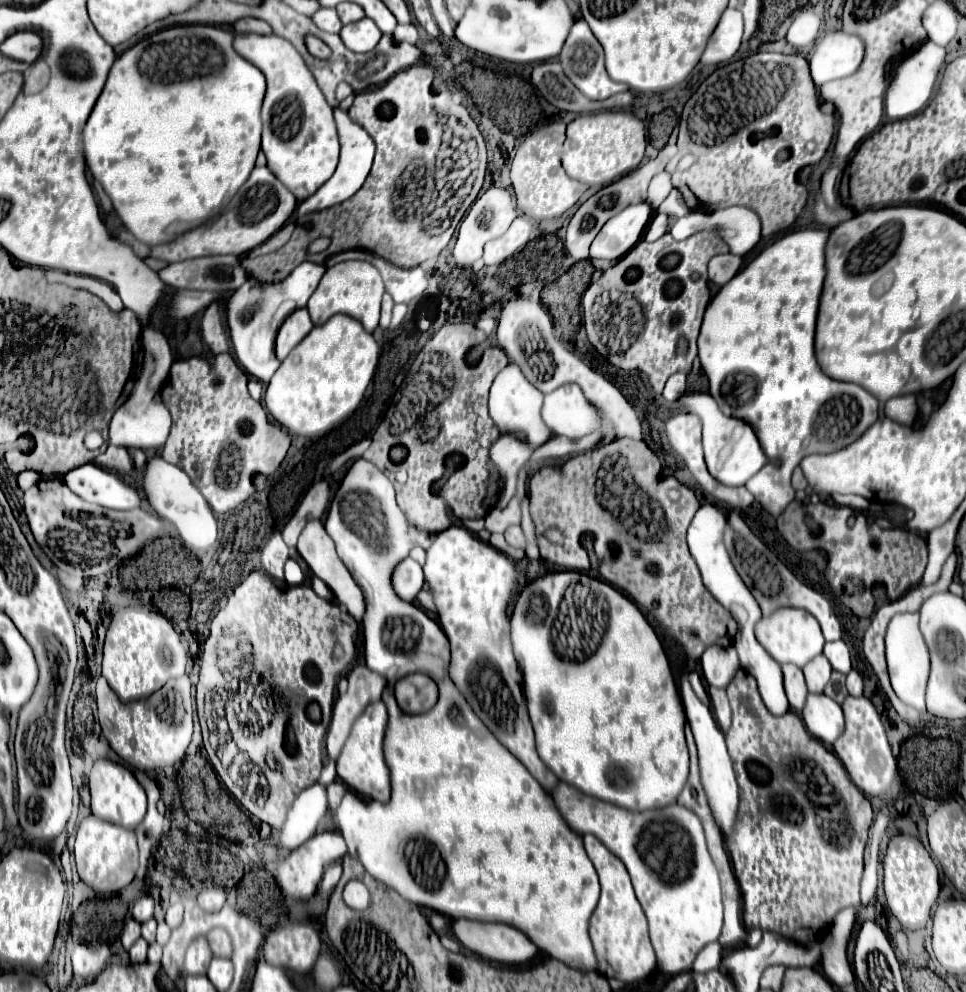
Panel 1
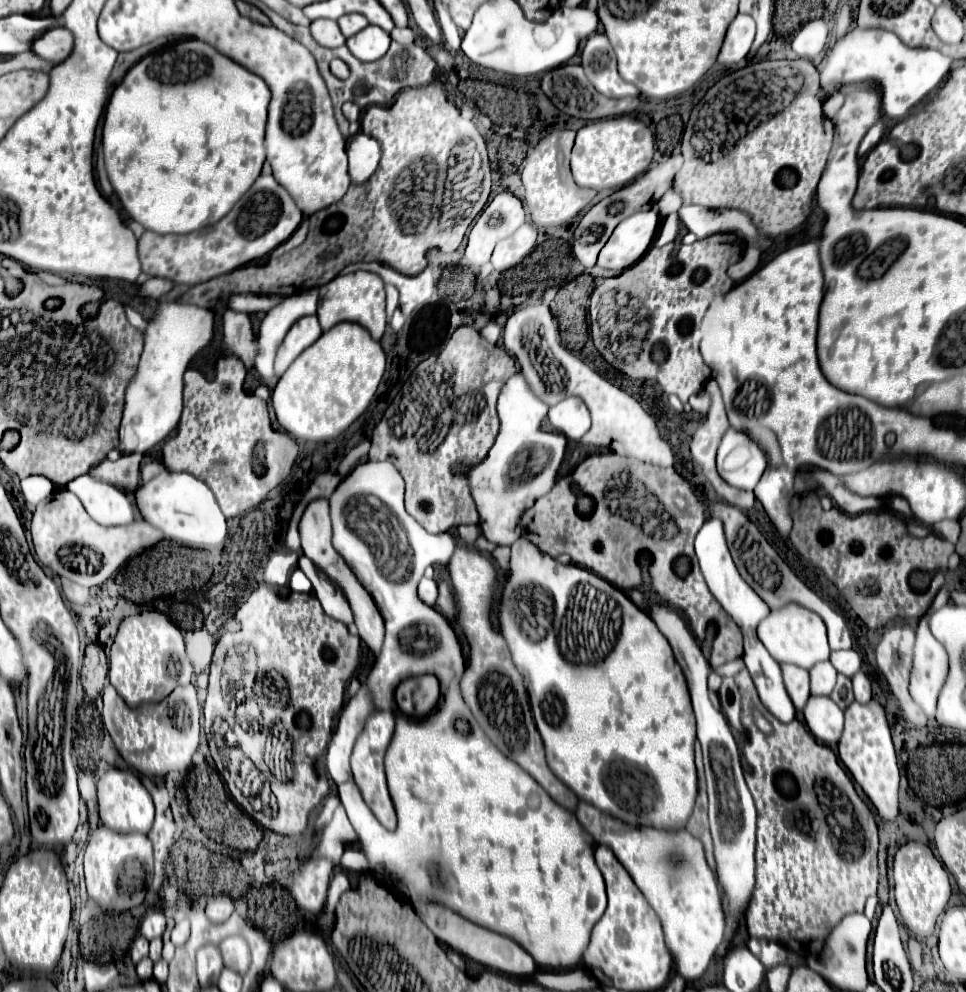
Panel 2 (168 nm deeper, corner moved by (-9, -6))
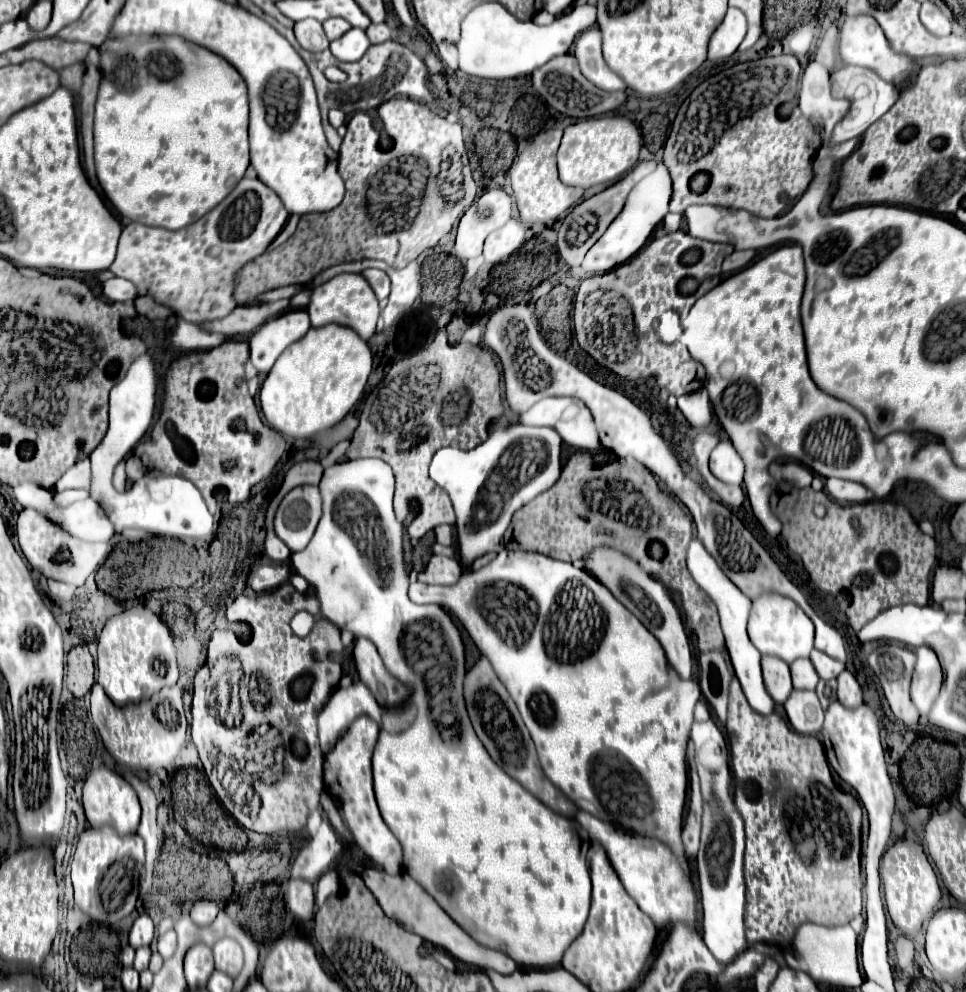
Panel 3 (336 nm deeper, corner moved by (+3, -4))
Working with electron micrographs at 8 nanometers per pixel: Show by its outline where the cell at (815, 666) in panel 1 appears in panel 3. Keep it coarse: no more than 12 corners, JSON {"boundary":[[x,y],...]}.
{"boundary":[[808,658],[792,662],[796,690],[814,690],[820,680]]}

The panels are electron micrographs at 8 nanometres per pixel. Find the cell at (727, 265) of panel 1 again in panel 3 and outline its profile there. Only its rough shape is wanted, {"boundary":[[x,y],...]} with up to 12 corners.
{"boundary":[[734,250],[724,258],[722,272],[742,270],[756,250]]}

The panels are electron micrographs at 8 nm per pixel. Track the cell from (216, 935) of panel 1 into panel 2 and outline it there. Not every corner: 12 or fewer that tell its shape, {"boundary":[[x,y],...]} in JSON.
{"boundary":[[242,936],[220,942],[224,966],[244,974],[250,966],[248,944]]}

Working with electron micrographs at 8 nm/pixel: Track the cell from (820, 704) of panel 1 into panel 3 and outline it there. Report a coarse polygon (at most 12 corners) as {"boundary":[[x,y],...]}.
{"boundary":[[794,690],[784,702],[792,728],[818,734],[824,710],[816,692]]}

